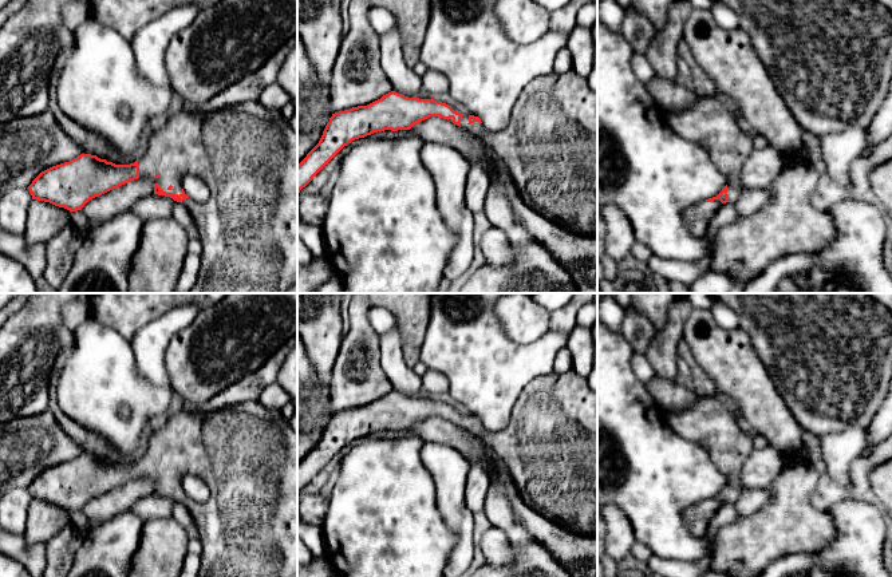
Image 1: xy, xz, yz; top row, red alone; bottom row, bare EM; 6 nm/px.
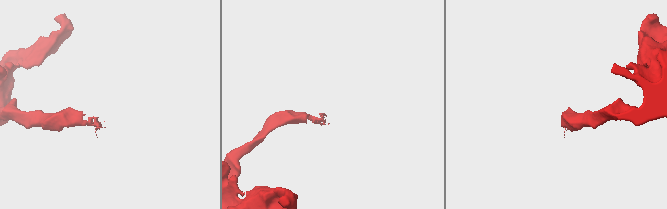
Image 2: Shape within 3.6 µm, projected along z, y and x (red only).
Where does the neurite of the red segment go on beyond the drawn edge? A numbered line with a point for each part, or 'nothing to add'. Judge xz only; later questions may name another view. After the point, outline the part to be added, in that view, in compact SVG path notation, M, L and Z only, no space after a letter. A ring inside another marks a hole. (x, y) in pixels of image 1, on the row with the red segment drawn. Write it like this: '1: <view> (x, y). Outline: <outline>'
1: xz (549, 147). Outline: M572 70L536 78L522 88L504 130L490 133L479 122L470 125L469 115L462 116L461 127L501 157L526 206L568 232L597 234L597 91L589 87L588 79Z

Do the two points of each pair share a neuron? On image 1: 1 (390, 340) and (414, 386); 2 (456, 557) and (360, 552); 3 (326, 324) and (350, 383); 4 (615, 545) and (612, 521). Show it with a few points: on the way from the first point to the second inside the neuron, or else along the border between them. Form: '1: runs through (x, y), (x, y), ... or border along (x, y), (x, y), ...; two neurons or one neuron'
1: runs through (391, 351), (393, 364), (403, 375); one neuron
2: border along (446, 525), (454, 534), (454, 545), (445, 562); two neurons
3: border along (344, 335), (334, 368), (327, 379); two neurons
4: runs through (615, 540), (615, 526); one neuron

